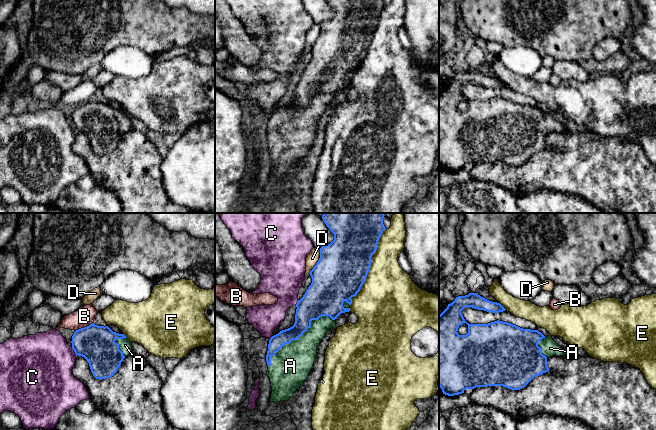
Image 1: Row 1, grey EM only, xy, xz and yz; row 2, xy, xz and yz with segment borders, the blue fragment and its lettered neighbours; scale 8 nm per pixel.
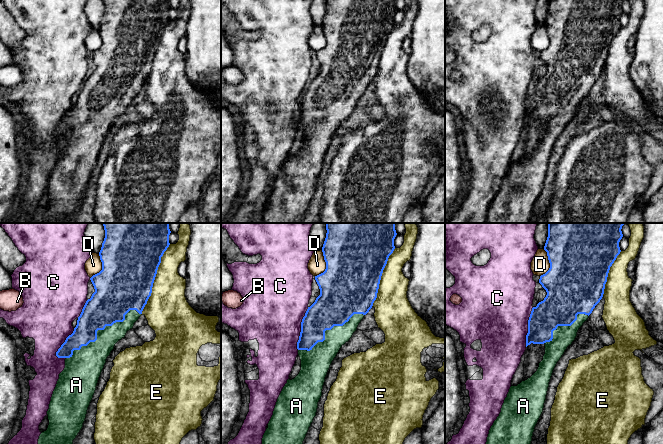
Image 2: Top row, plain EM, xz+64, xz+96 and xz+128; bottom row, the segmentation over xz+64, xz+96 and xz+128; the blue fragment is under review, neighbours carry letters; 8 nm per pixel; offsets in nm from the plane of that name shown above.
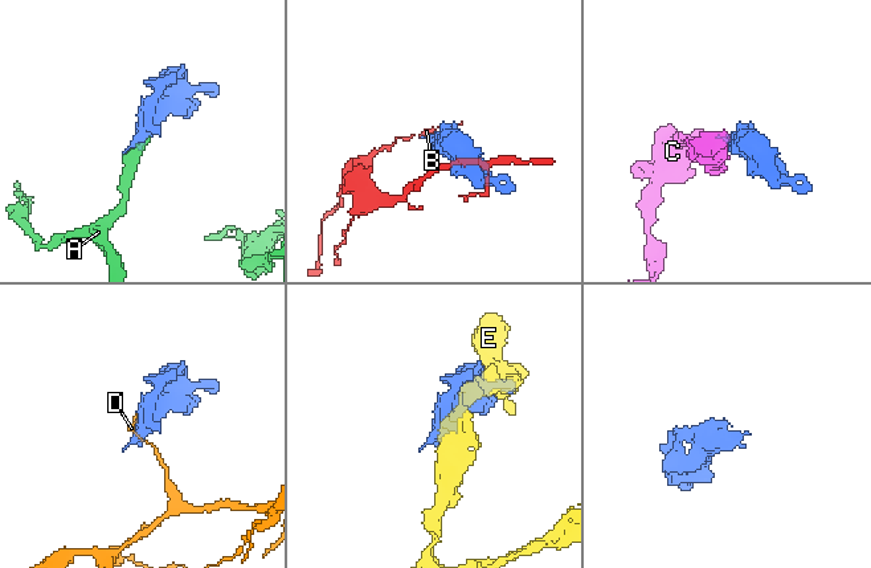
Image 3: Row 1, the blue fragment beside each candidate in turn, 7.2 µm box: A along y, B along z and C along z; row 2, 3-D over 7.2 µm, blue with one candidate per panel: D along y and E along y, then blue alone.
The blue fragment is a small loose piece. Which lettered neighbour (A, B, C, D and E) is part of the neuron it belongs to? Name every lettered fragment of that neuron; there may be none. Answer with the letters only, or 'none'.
A

